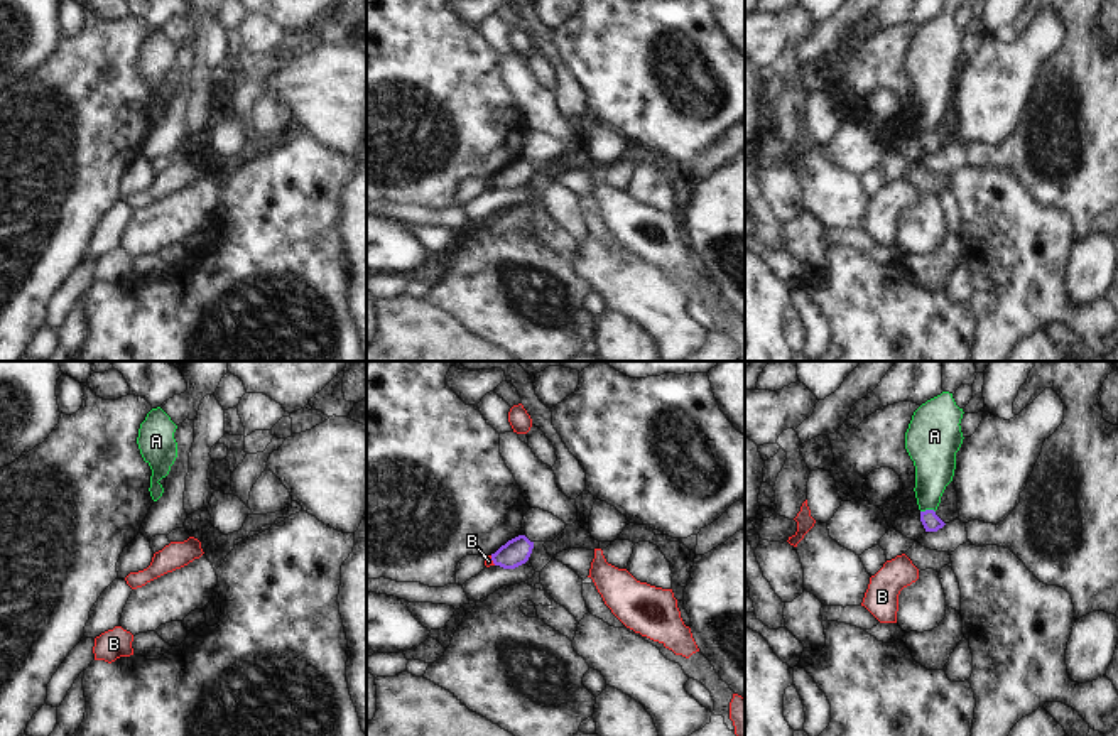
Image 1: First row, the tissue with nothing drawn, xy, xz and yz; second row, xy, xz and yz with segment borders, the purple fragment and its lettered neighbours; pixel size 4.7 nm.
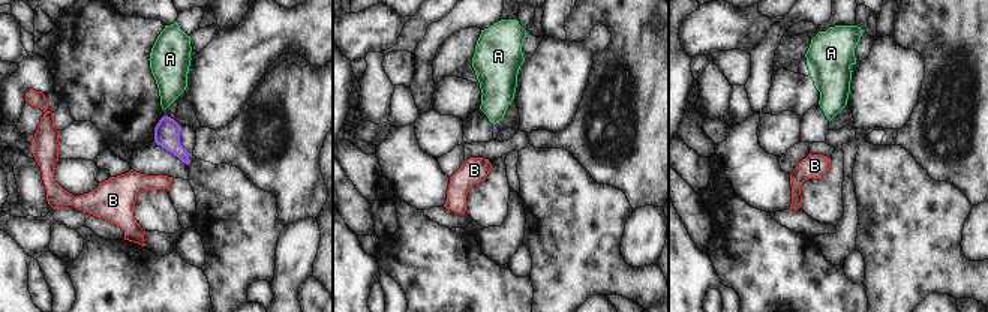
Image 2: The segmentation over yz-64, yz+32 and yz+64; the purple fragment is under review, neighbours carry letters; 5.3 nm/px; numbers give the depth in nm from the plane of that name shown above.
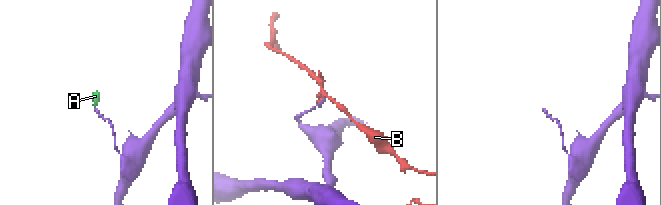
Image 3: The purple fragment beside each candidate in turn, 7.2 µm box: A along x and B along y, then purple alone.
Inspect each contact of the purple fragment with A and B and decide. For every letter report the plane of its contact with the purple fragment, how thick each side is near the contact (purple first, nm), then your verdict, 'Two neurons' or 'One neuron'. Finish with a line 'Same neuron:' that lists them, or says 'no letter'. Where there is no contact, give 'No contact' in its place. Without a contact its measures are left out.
A: Touches purple in yz. Thickness 90 nm (purple) against 200 nm. Two neurons
B: Touches purple in xz. Thickness 130 nm (purple) against 40 nm. Two neurons
Same neuron: no letter.

